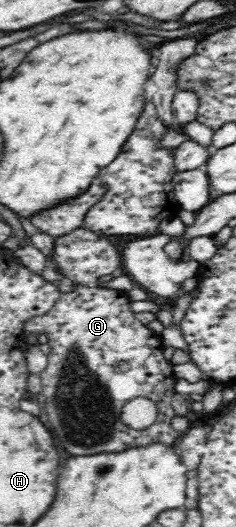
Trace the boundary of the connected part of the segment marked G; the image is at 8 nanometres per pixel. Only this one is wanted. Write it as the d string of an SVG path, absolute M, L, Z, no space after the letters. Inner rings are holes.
M78 226L53 239L50 262L67 280L72 280L73 288L69 292L61 293L57 304L49 312L24 320L22 333L24 337L45 334L48 338L51 347L48 363L38 376L43 385L41 394L45 398L44 409L49 416L49 424L63 448L71 454L85 456L97 452L117 452L129 445L145 445L151 442L178 443L182 434L171 427L171 419L175 416L171 402L177 394L174 388L177 378L173 363L163 355L161 335L135 317L136 312L131 309L132 300L127 292L101 284L122 265L117 244L107 240L106 235ZM135 398L147 398L157 406L155 422L145 430L134 430L121 420L123 406Z

